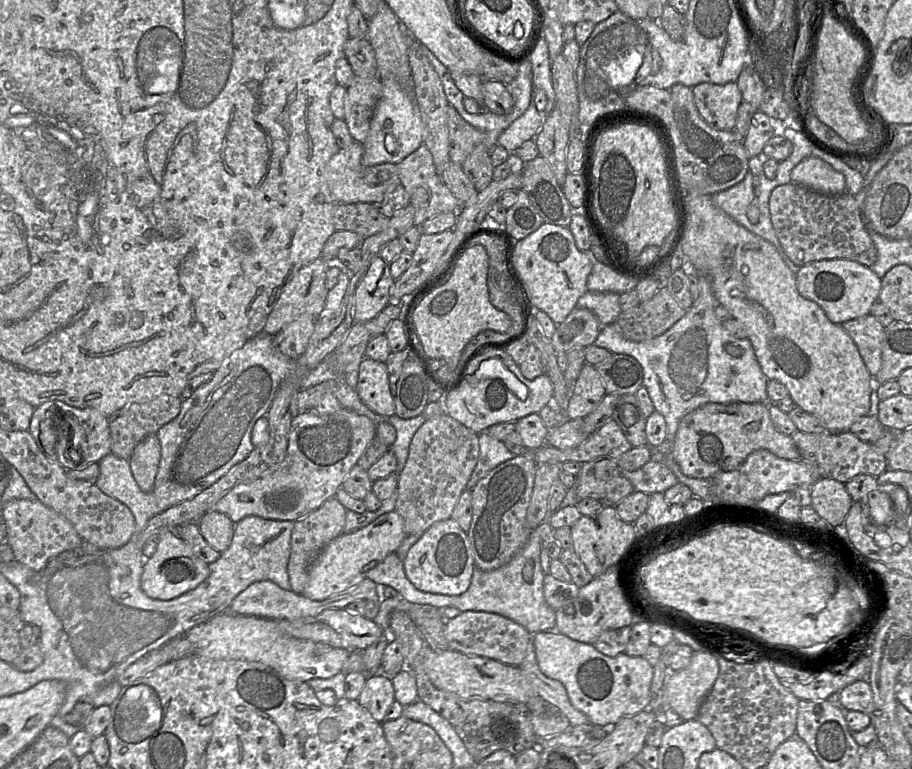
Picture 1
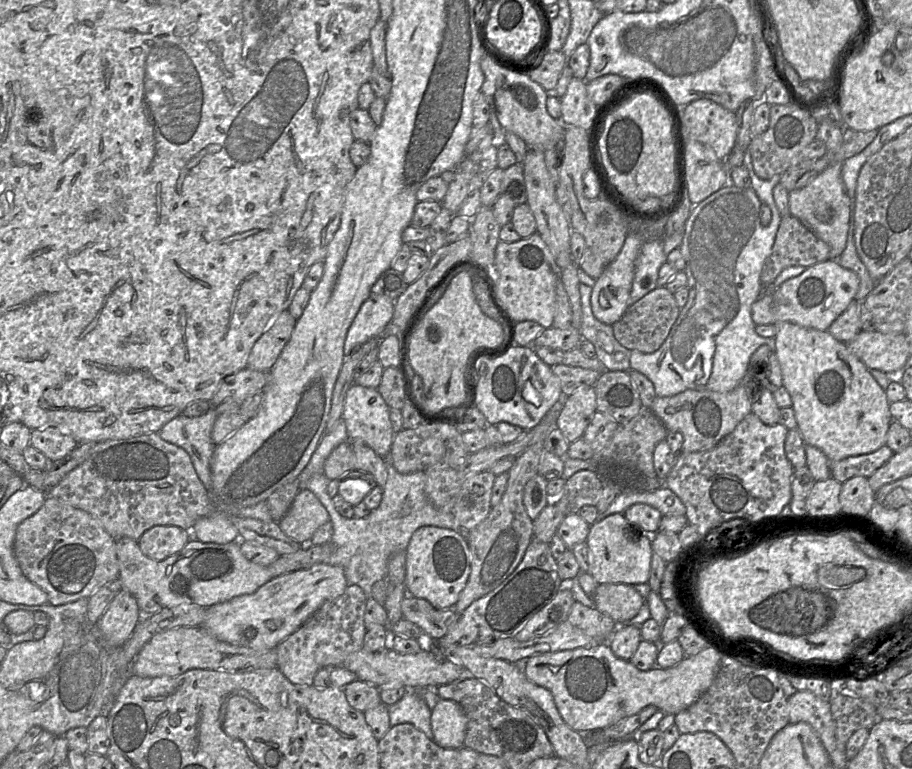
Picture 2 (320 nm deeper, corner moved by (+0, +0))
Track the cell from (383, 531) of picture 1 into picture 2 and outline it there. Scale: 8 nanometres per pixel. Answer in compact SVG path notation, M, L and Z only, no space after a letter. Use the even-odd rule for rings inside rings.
M318 563L307 569L273 577L252 594L237 596L207 607L201 626L217 639L234 645L254 650L274 649L325 602L341 596L347 586L342 567Z

